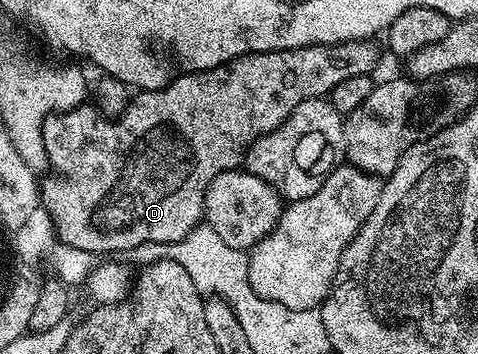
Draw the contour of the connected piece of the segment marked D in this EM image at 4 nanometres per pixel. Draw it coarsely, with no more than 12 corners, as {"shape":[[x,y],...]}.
{"shape":[[373,40],[246,53],[42,124],[61,244],[169,247]]}

